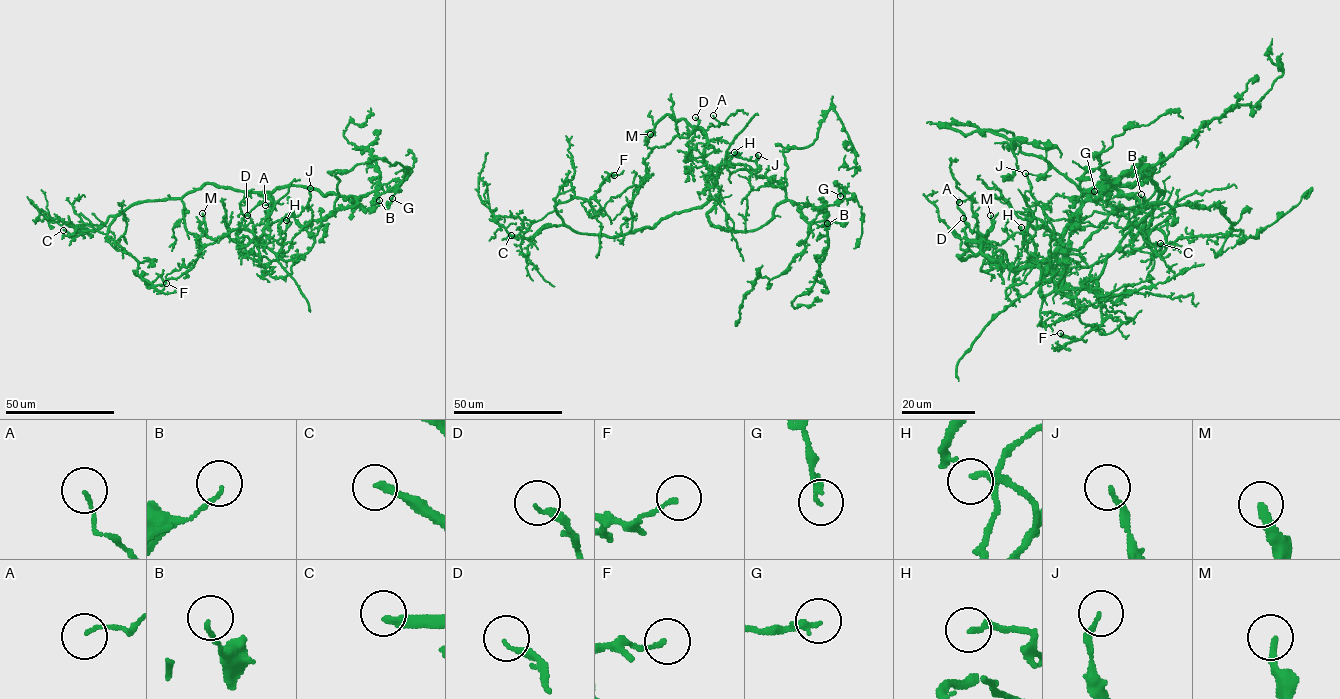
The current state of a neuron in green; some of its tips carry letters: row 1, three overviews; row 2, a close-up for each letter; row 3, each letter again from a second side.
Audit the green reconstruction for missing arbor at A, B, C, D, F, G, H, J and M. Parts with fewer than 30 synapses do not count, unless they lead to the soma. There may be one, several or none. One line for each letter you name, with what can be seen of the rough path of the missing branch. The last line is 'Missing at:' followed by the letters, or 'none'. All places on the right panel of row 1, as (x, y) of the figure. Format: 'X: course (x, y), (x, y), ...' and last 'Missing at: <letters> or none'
C: course (1160, 243), (1167, 198), (1167, 171), (1159, 113), (1162, 104)
J: course (1025, 173), (999, 133), (969, 120)
Missing at: C, J

